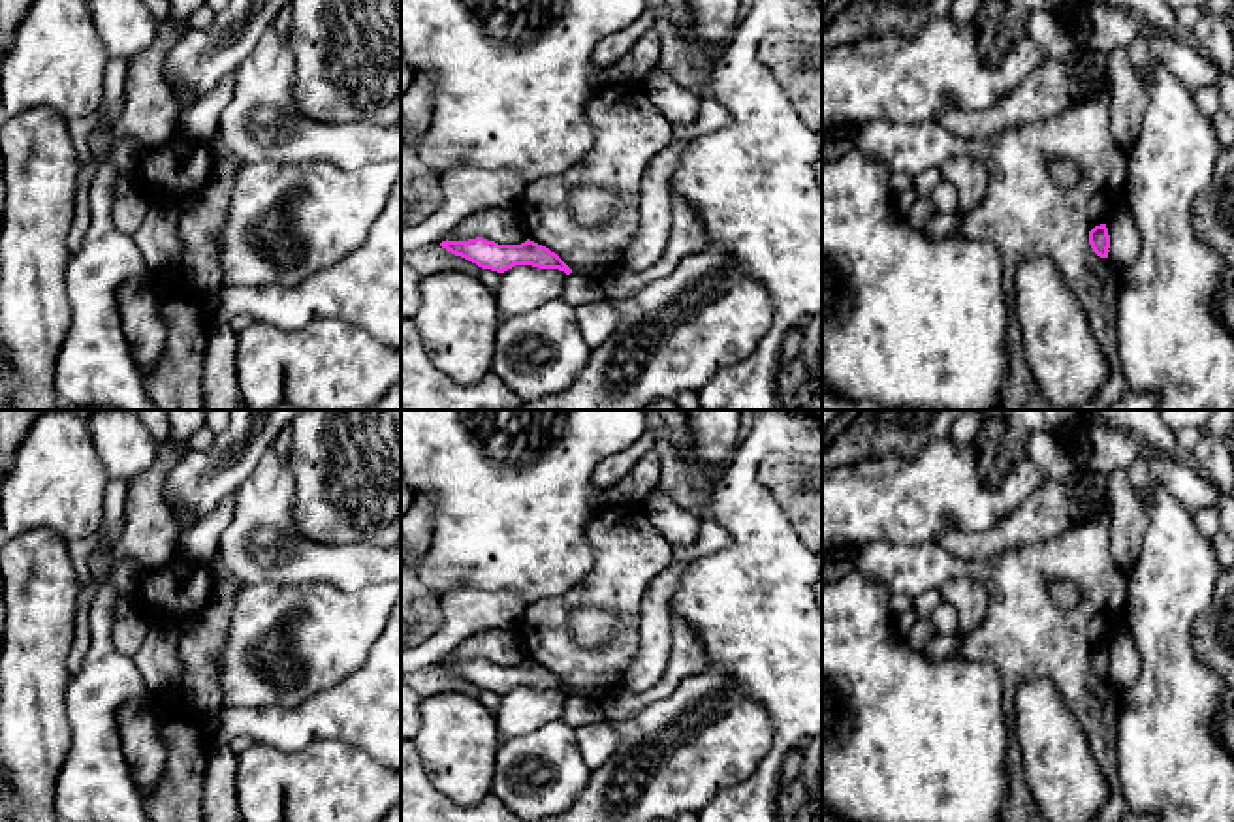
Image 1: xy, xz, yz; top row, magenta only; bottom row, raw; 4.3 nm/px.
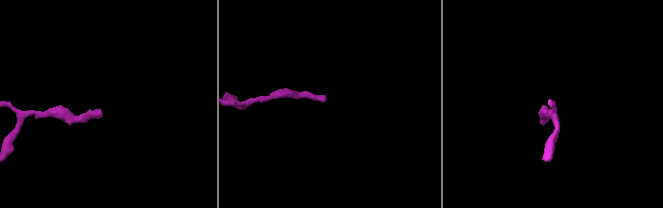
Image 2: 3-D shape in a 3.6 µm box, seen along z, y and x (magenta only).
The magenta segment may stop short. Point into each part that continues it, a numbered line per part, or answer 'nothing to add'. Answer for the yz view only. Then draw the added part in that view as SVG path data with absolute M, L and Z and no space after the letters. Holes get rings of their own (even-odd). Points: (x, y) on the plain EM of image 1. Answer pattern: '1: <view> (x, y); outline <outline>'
nothing to add

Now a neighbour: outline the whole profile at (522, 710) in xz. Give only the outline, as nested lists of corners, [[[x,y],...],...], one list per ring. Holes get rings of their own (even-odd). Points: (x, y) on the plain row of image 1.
[[[514,687],[500,694],[500,705],[493,713],[502,739],[521,737],[536,728],[562,719],[566,694],[532,687]]]

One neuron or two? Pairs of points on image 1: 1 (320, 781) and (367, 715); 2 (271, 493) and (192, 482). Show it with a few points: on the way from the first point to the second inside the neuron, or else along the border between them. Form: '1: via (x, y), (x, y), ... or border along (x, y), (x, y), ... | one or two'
1: border along (303, 747), (339, 740), (360, 747), (380, 764) | two
2: border along (264, 452), (236, 495) | two

